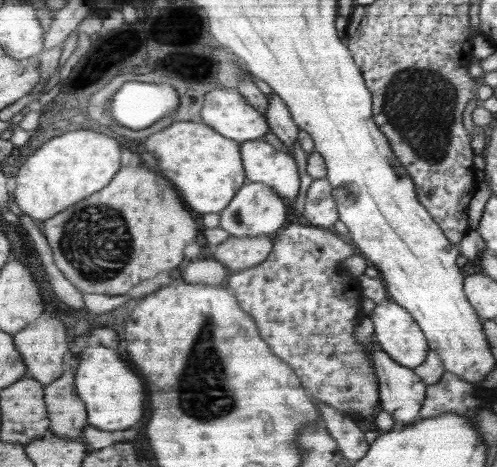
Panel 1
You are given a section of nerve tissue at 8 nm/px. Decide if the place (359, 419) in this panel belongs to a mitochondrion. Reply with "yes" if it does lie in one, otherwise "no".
no

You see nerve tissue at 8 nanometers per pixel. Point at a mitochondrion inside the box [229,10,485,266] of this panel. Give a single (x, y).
(420, 106)

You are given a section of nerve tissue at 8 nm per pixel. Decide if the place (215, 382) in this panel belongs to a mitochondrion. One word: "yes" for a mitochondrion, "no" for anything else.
yes

